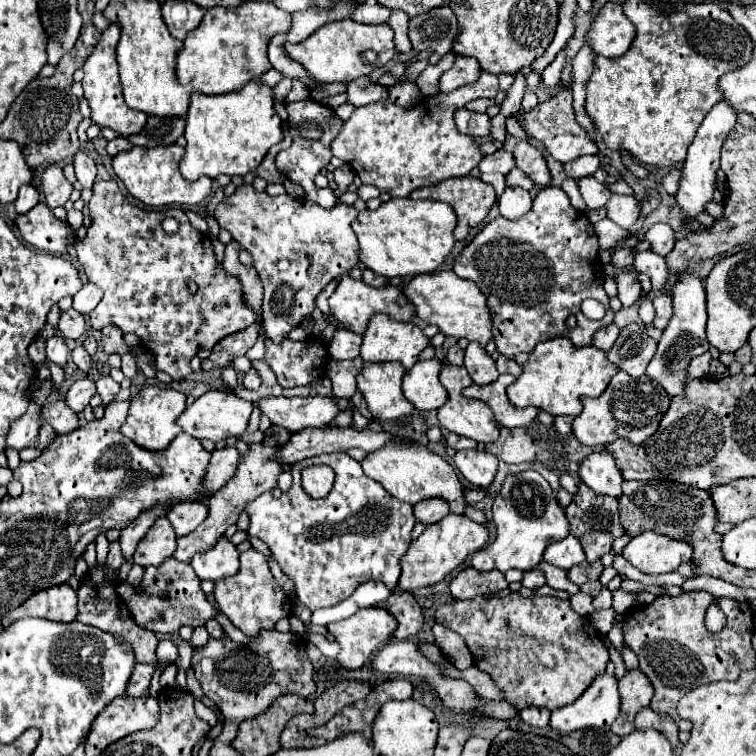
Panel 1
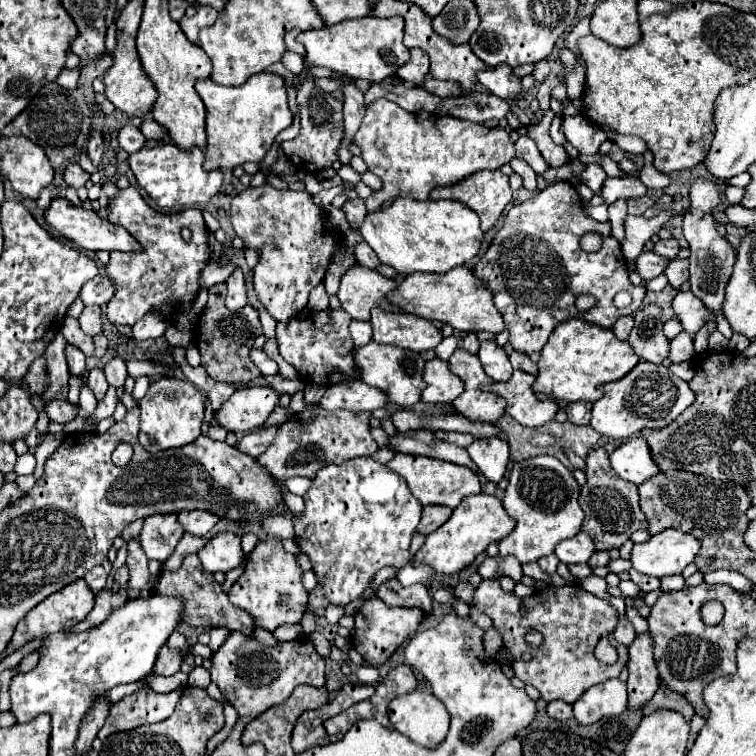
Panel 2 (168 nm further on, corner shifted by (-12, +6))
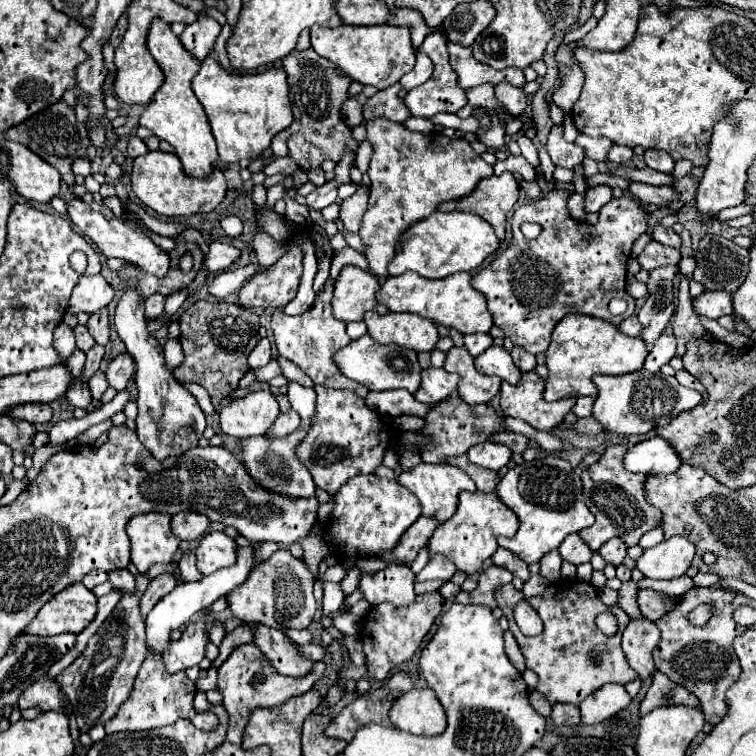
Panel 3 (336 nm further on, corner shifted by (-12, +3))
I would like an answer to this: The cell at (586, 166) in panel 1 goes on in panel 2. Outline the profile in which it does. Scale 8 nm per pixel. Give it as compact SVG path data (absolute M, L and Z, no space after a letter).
M598 162L586 164L584 170L582 170L582 176L580 176L580 180L582 180L594 194L600 192L600 186L602 186L604 178L606 178L606 172L604 172L604 168L602 168Z

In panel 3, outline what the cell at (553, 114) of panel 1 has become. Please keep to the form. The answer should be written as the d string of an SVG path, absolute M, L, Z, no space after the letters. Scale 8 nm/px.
M578 135L576 145L580 145L586 151L586 157L594 161L608 161L608 151L612 147L612 141L606 137L588 137L588 135Z

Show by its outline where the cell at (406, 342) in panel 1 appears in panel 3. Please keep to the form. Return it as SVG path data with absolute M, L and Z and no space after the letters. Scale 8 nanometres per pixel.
M368 311L364 315L364 323L376 343L396 343L414 351L432 351L440 339L436 323L412 313L378 315Z

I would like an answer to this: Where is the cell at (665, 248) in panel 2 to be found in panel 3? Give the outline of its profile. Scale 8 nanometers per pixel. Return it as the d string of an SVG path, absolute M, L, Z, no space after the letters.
M654 225L652 229L652 239L662 243L662 245L668 245L668 247L676 247L680 249L682 241L680 241L680 235L672 229L672 227L664 227L664 225Z

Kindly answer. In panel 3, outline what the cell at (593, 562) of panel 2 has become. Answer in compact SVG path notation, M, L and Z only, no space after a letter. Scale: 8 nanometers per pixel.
M612 537L612 541L608 539L602 549L600 549L600 555L608 561L608 563L614 563L614 565L620 565L626 557L626 545L620 541L620 537Z

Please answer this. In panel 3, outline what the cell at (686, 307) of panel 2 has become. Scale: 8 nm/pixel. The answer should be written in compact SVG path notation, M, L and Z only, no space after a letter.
M706 291L698 299L694 299L692 303L694 303L696 313L702 313L702 315L712 317L712 319L718 319L720 315L734 313L732 295L728 291Z

